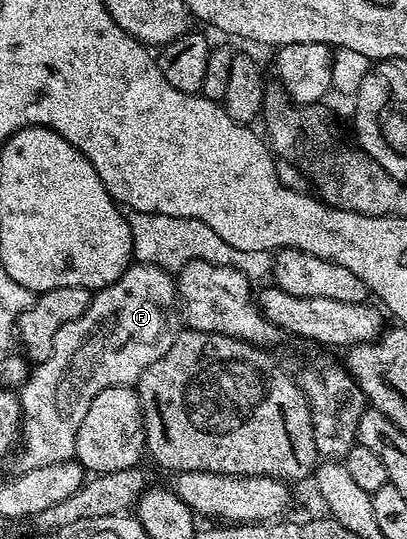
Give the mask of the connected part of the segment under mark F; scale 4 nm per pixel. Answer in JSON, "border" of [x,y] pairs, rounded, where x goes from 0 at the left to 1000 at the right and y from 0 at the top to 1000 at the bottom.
{"border":[[[329,486],[312,501],[290,514],[273,529],[248,534],[221,553],[214,573],[184,596],[174,596],[165,603],[155,603],[155,610],[145,610],[145,618],[135,618],[130,627],[130,653],[125,662],[98,668],[74,686],[69,703],[52,712],[47,720],[47,738],[52,744],[52,805],[47,809],[47,829],[52,837],[39,846],[44,868],[52,874],[74,874],[76,870],[96,870],[106,863],[135,863],[138,859],[172,857],[184,846],[184,818],[194,803],[194,788],[204,788],[204,774],[214,774],[214,759],[224,759],[224,744],[233,744],[233,737],[243,737],[243,729],[253,729],[253,722],[265,718],[312,718],[334,712],[337,703],[361,685],[361,677],[381,677],[381,670],[391,670],[391,662],[400,662],[410,631],[418,627],[415,614],[415,568],[430,562],[430,518],[418,505],[405,503],[398,495],[383,495],[369,488]]]}

